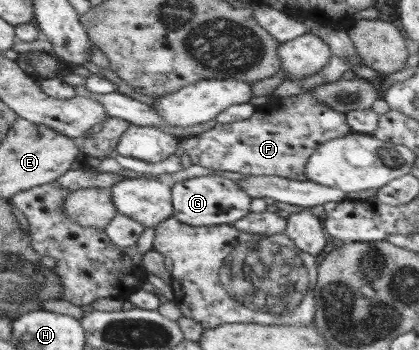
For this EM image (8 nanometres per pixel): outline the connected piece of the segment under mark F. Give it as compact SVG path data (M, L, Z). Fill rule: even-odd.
M306 91L281 98L272 95L264 105L256 107L256 112L250 118L232 123L217 122L207 131L181 139L181 146L192 164L211 170L309 181L305 166L311 155L323 143L344 137L350 131L346 114L326 107Z

